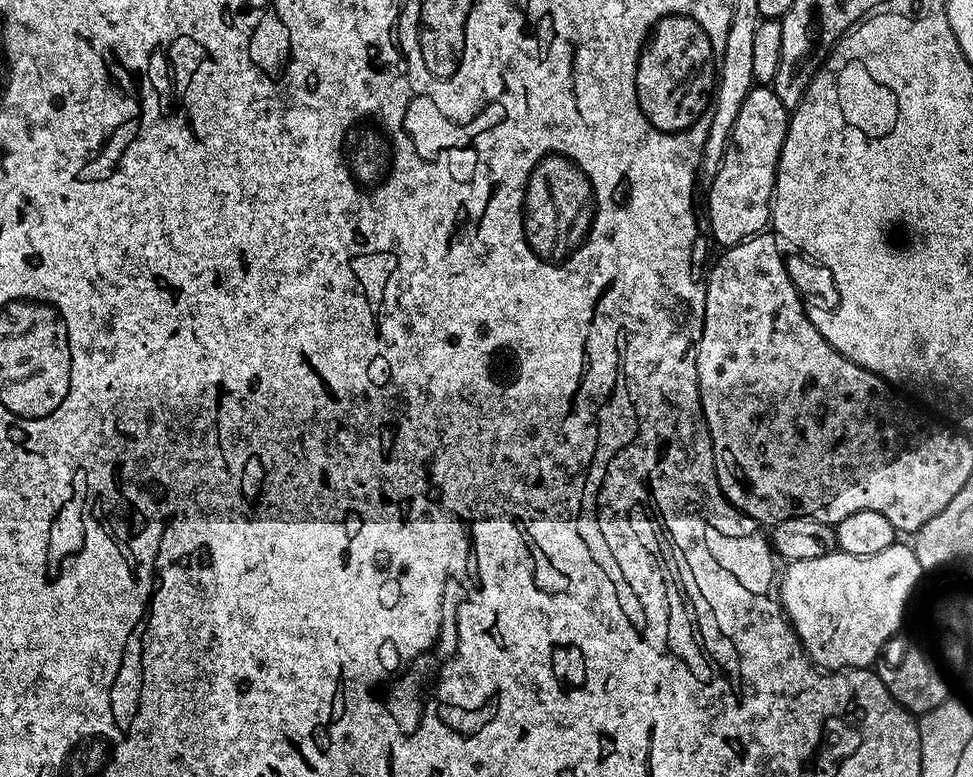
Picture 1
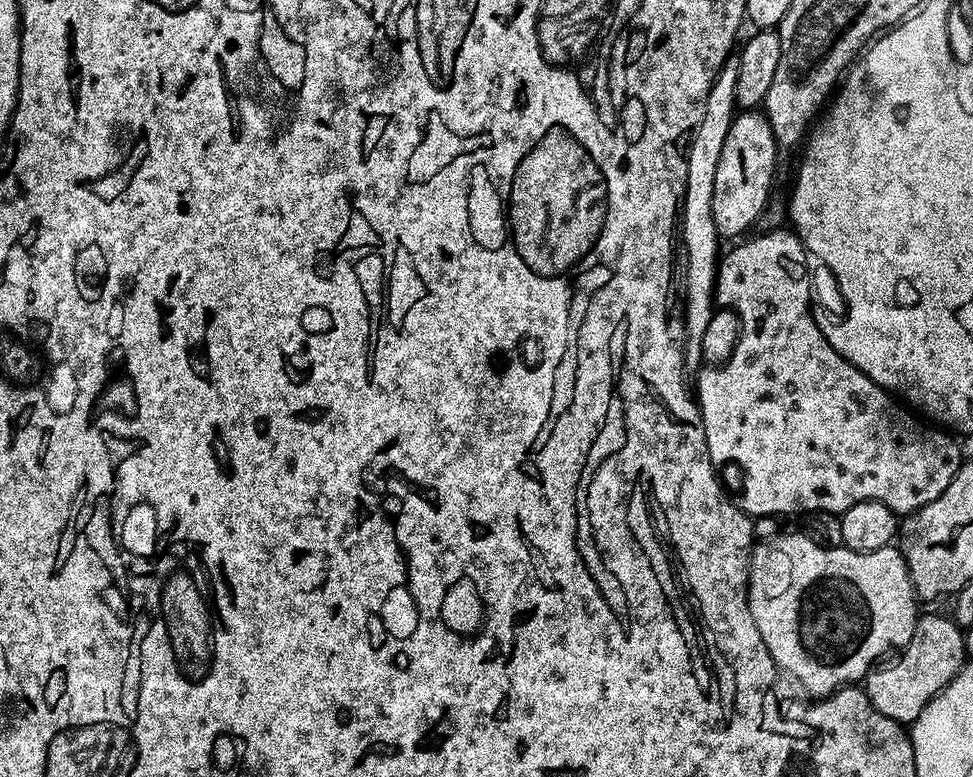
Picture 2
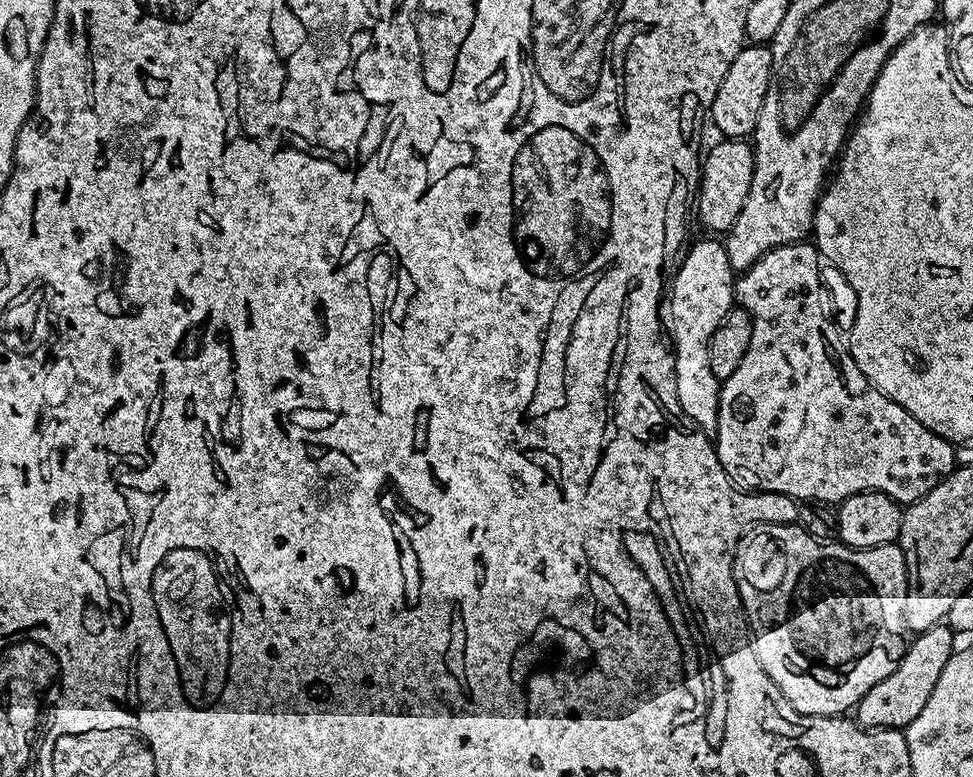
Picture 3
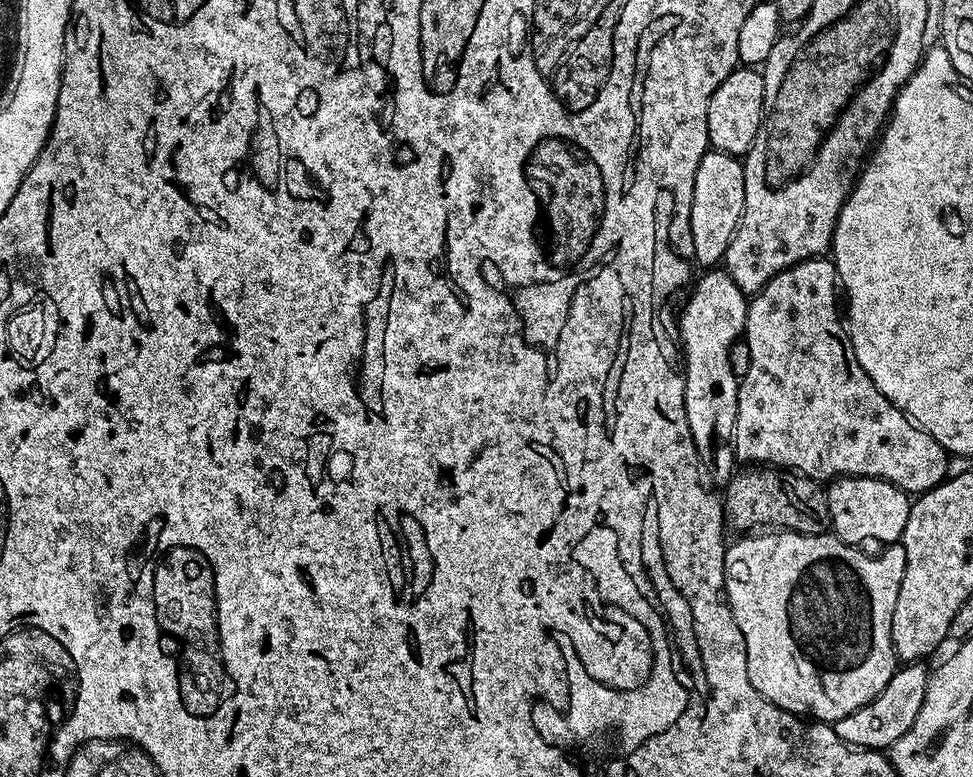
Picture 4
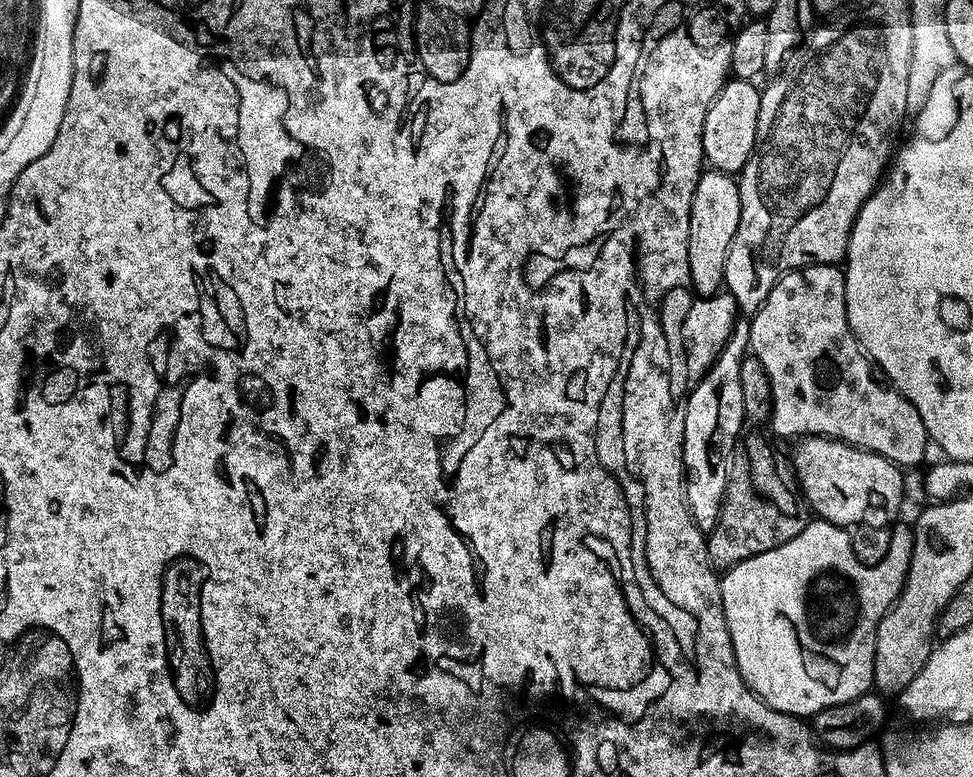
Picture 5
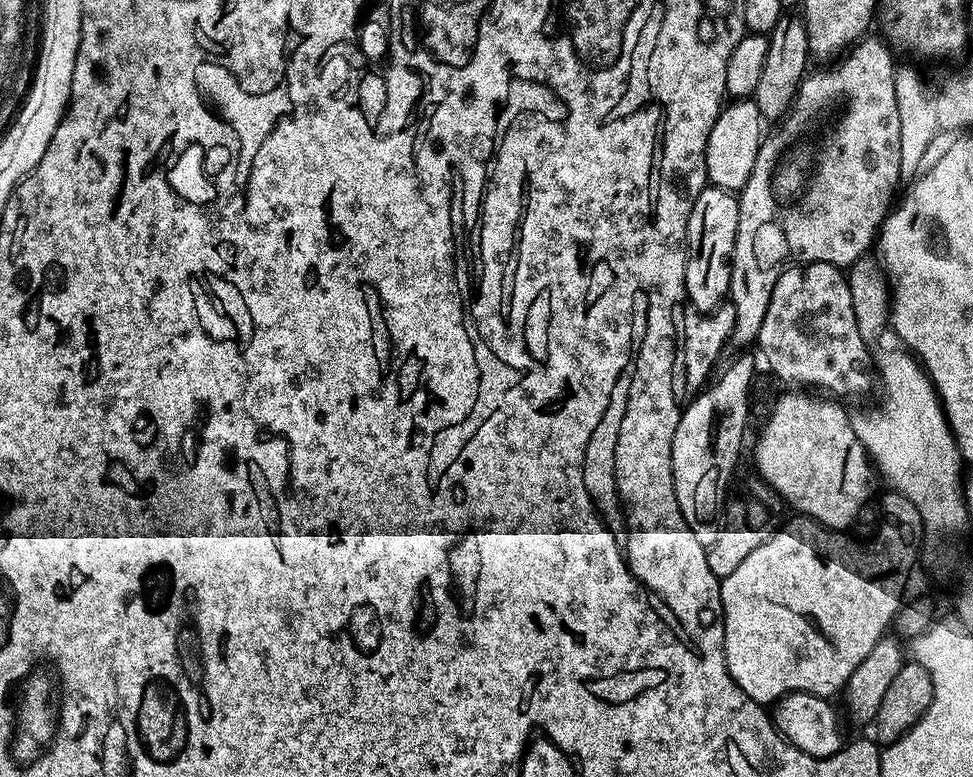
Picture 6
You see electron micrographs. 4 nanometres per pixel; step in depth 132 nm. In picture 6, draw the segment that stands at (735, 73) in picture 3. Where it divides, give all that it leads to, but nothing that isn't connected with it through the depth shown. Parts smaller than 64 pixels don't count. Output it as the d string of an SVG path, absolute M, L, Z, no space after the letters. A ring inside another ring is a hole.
M736 98L721 108L706 140L706 174L713 188L724 188L733 194L746 186L758 158L760 141L766 124L760 115L755 99Z

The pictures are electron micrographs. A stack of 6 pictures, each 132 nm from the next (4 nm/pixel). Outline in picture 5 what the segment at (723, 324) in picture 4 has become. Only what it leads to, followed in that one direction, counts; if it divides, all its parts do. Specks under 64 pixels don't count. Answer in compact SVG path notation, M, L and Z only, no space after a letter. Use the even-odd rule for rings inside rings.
M737 319L724 349L695 388L689 392L683 405L684 497L688 499L692 521L705 534L712 531L720 517L728 477L728 459L732 456L732 448L745 427L743 424L746 401L742 394L742 373L744 358L750 352L749 327L747 319Z

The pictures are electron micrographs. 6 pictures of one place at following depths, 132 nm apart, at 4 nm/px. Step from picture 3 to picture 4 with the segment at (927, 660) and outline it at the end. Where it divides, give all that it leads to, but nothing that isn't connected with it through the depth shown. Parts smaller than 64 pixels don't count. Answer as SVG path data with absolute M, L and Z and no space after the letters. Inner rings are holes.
M908 662L897 667L888 685L871 702L854 710L854 714L846 714L846 718L838 718L834 730L844 745L861 750L891 749L892 744L914 726L914 718L918 718L918 710L922 710L930 675L929 669L924 667L920 662Z

